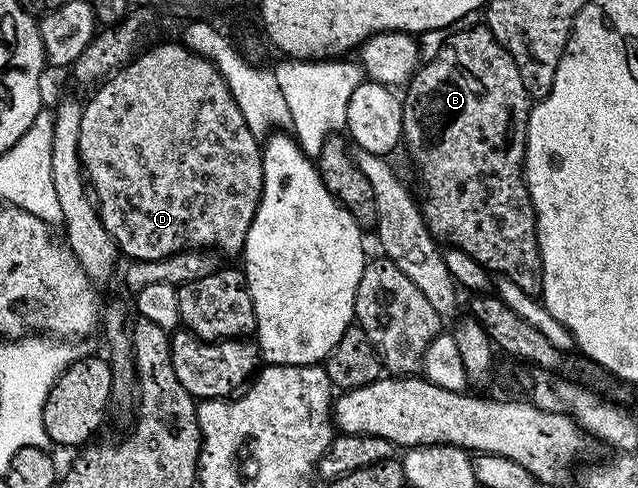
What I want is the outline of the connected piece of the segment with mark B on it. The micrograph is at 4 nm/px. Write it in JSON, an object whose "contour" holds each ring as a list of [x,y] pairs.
{"contour":[[[466,26],[458,33],[452,33],[451,37],[443,43],[441,48],[429,57],[430,60],[421,65],[410,77],[405,85],[402,96],[402,139],[404,148],[410,151],[410,160],[422,179],[422,188],[426,191],[426,201],[421,201],[422,217],[426,219],[426,225],[434,239],[445,242],[449,247],[464,250],[476,262],[480,262],[487,273],[507,276],[520,286],[529,296],[538,298],[542,295],[542,252],[538,248],[538,217],[534,214],[534,207],[530,201],[530,195],[526,189],[526,177],[524,165],[526,163],[526,127],[532,101],[528,90],[524,90],[524,82],[520,79],[520,70],[516,70],[516,62],[512,54],[500,41],[490,33],[485,26]]]}

